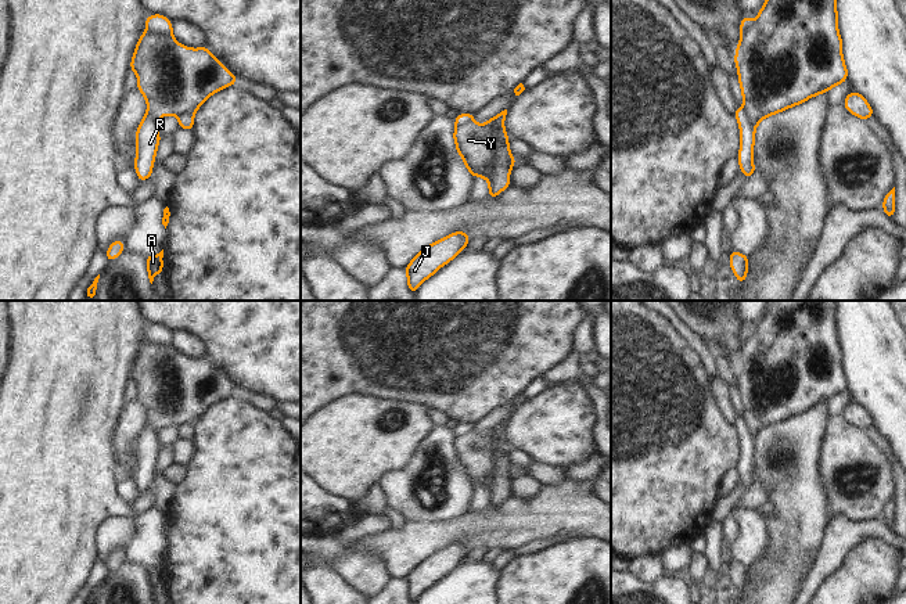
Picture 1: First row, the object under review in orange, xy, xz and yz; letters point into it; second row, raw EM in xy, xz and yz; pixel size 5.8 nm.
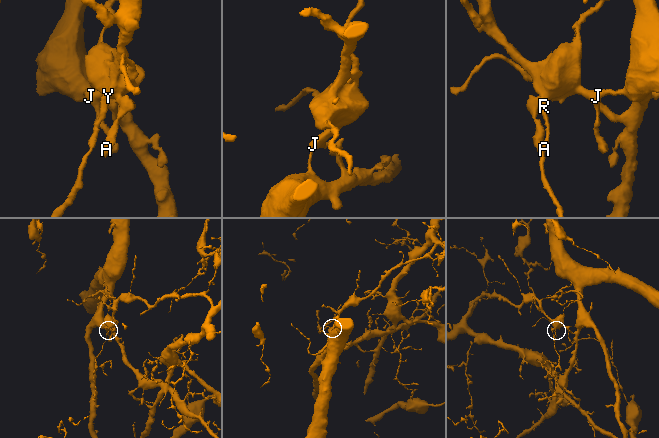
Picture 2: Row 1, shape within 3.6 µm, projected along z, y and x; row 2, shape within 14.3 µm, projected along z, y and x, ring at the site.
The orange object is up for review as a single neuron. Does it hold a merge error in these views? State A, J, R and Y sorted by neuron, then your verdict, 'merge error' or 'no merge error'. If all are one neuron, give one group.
A J Y / R; merge error

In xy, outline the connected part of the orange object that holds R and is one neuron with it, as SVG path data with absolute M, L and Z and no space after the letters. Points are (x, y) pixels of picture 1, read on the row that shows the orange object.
M145 114L136 130L136 161L133 166L137 177L144 183L152 175L152 165L161 141L158 122Z

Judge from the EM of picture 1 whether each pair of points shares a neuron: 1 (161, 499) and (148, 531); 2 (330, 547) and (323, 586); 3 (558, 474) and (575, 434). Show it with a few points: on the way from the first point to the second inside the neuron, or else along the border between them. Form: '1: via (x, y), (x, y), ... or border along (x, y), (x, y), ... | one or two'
1: border along (154, 506), (165, 513) | two
2: border along (327, 565), (352, 586) | two
3: border along (534, 462), (542, 466), (568, 467) | two

